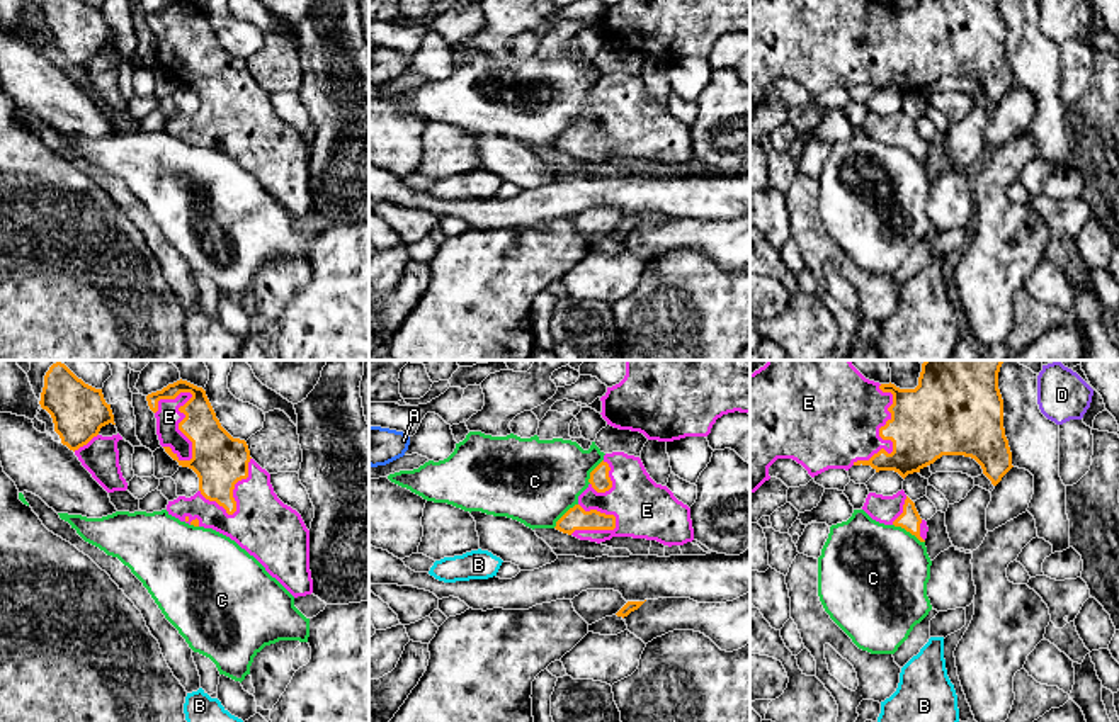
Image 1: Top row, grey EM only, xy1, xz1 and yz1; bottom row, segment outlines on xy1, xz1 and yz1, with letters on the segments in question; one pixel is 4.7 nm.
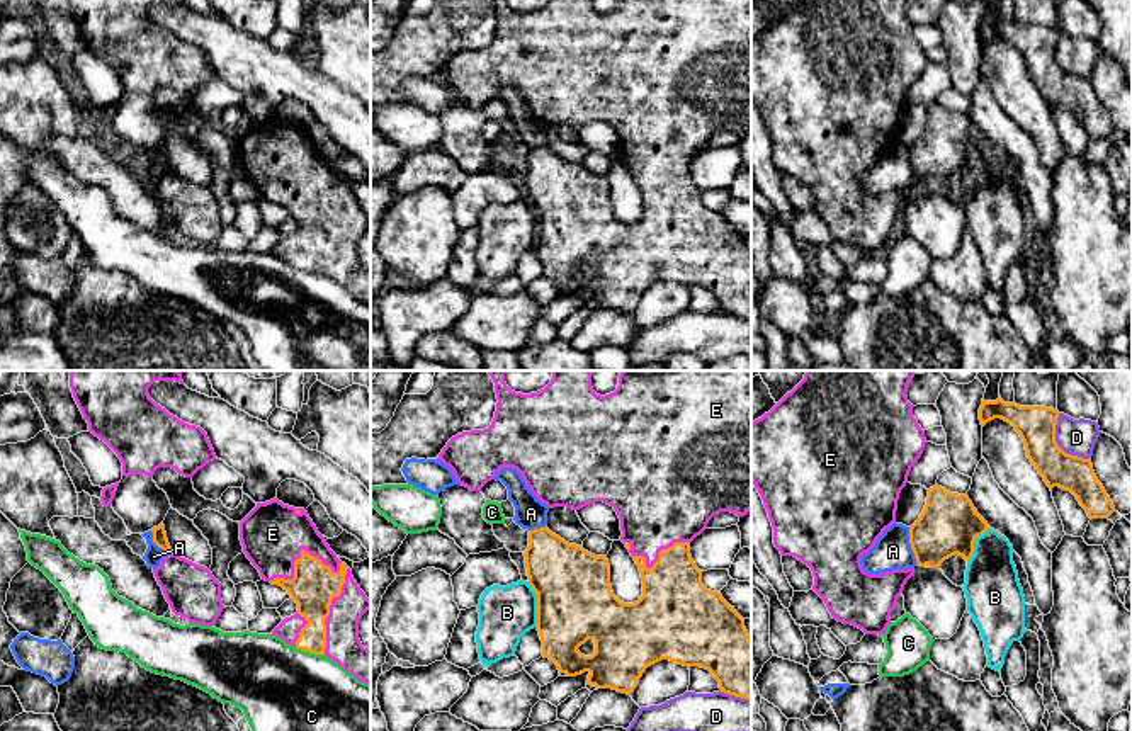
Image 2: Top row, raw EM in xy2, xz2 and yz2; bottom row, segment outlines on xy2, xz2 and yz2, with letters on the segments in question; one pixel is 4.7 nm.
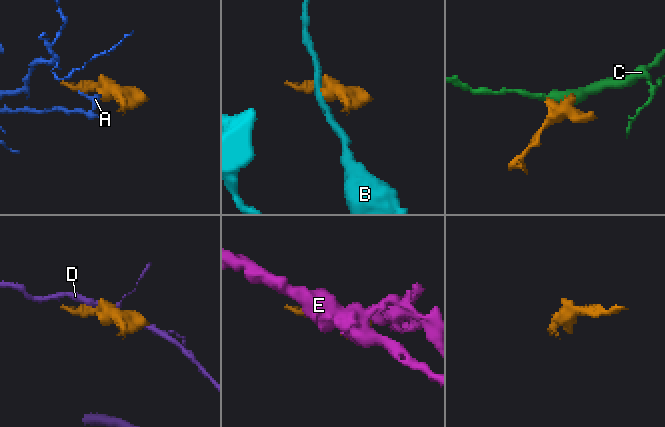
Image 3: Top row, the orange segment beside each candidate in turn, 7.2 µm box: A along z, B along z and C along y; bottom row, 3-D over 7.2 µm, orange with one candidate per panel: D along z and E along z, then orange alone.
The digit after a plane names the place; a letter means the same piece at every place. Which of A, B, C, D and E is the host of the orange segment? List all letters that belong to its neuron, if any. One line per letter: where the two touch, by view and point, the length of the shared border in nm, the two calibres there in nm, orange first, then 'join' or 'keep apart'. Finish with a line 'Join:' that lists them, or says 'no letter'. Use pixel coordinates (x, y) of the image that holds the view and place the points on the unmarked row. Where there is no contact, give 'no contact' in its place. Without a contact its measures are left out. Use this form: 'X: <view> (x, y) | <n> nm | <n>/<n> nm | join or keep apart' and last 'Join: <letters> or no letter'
A: yz2 (911, 165) | 180 nm | 280/180 nm | keep apart
B: yz2 (974, 160) | 220 nm | 280/260 nm | keep apart
C: yz1 (908, 150) | 180 nm | 100/460 nm | keep apart
D: yz2 (1056, 63) | 260 nm | 180/170 nm | keep apart
E: xy1 (179, 43) | 340 nm | 260/120 nm | join
Join: E

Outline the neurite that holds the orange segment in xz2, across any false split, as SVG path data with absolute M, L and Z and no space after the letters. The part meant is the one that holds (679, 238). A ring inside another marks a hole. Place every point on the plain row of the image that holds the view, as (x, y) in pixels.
M505 0L493 2L498 22L491 44L457 53L437 80L449 85L457 104L471 110L481 110L501 87L513 87L549 128L580 129L595 121L610 124L620 138L620 160L642 197L642 216L624 223L612 211L607 175L569 163L547 146L529 150L524 175L529 204L537 214L542 275L558 284L559 294L588 291L586 304L627 314L648 286L670 279L688 287L705 287L719 301L721 311L751 320L751 257L744 238L719 211L702 204L702 190L690 173L690 162L714 134L731 131L743 136L751 129L751 0L619 0L617 8L605 15L593 10L591 0L551 0L530 14L512 10ZM588 258L595 260L591 275L578 270Z

